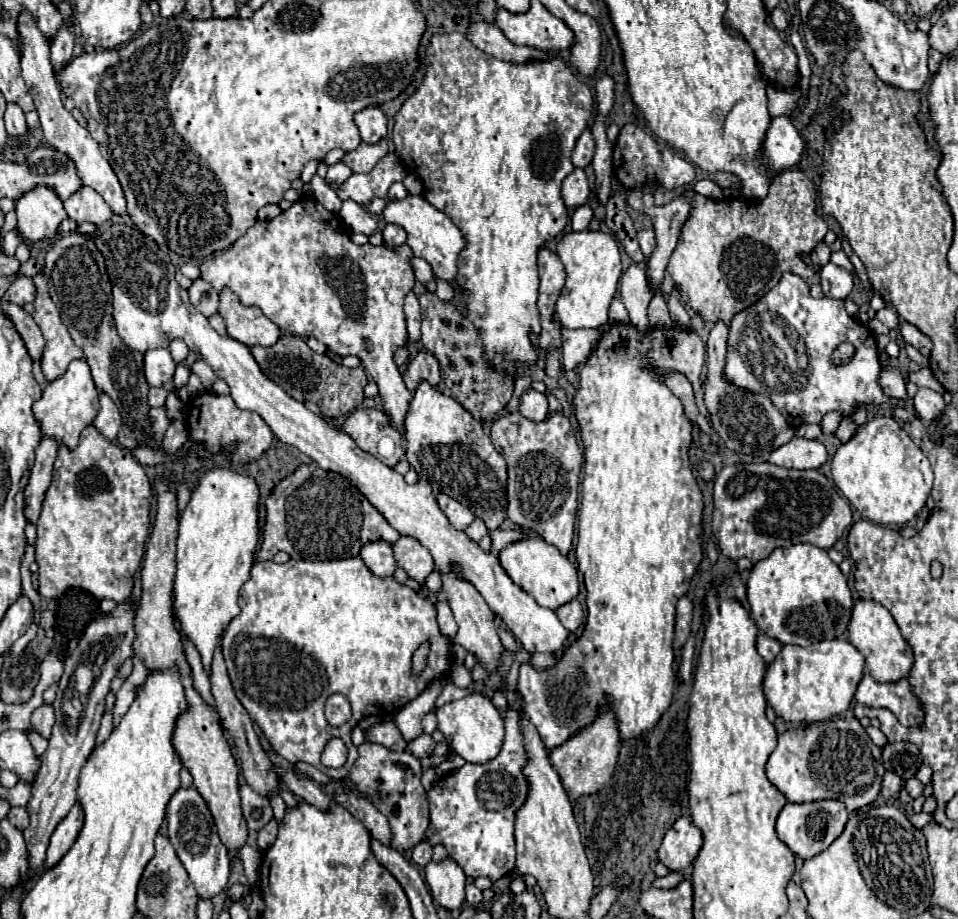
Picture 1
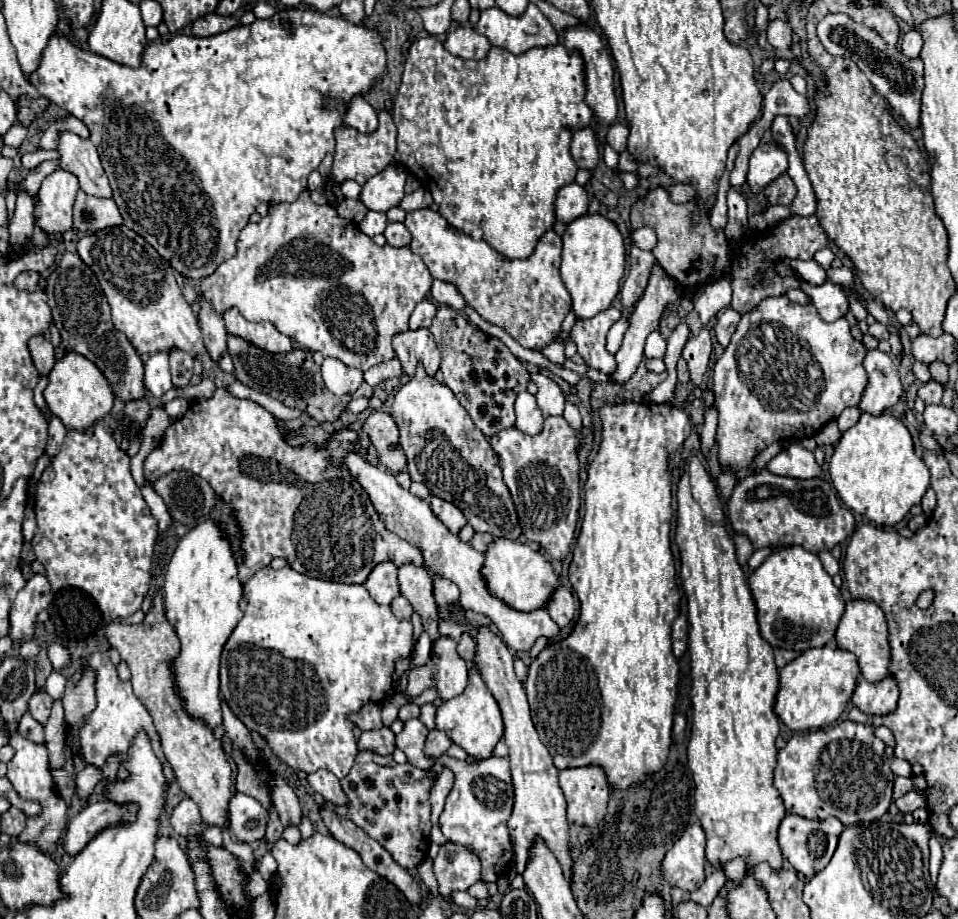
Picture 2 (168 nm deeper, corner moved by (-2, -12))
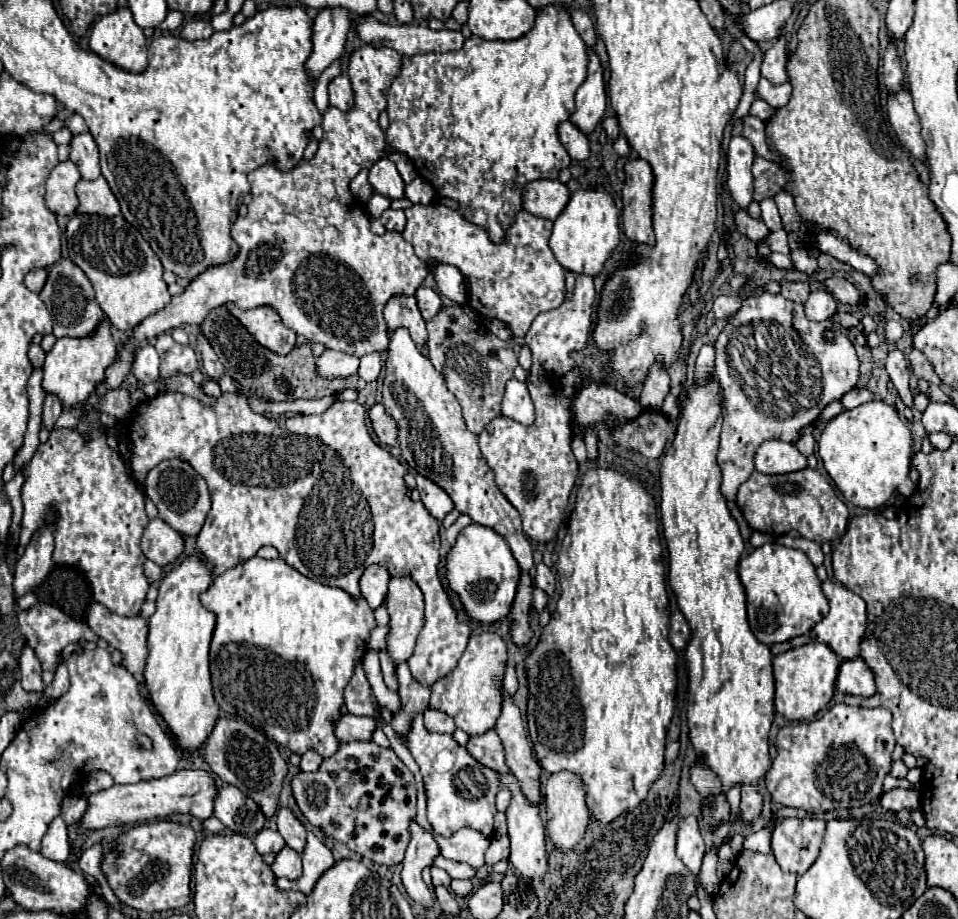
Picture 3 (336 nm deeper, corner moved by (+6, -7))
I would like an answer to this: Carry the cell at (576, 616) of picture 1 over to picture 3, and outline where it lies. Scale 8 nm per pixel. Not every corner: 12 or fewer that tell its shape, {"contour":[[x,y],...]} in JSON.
{"contour":[[544,563],[536,565],[536,587],[554,593],[556,579]]}

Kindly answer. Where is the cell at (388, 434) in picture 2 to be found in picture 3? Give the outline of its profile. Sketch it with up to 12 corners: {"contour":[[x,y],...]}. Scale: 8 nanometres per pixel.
{"contour":[[382,403],[370,409],[372,427],[384,445],[398,445],[396,421]]}

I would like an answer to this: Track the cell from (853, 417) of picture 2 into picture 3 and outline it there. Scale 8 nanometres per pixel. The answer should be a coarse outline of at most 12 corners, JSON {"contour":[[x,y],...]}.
{"contour":[[854,387],[842,397],[844,409],[874,399],[868,387]]}

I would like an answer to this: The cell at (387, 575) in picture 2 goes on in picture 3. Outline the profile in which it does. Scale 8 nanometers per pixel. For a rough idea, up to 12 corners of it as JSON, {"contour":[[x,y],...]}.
{"contour":[[370,565],[360,577],[360,591],[372,609],[386,599],[390,575]]}

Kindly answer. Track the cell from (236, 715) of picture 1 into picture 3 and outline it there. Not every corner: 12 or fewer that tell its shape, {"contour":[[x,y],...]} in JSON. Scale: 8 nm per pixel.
{"contour":[[286,807],[278,809],[278,831],[302,855],[304,825]]}

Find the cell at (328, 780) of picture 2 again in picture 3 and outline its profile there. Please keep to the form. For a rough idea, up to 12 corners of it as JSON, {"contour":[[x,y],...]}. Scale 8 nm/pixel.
{"contour":[[314,749],[302,755],[300,769],[314,771],[322,763]]}

